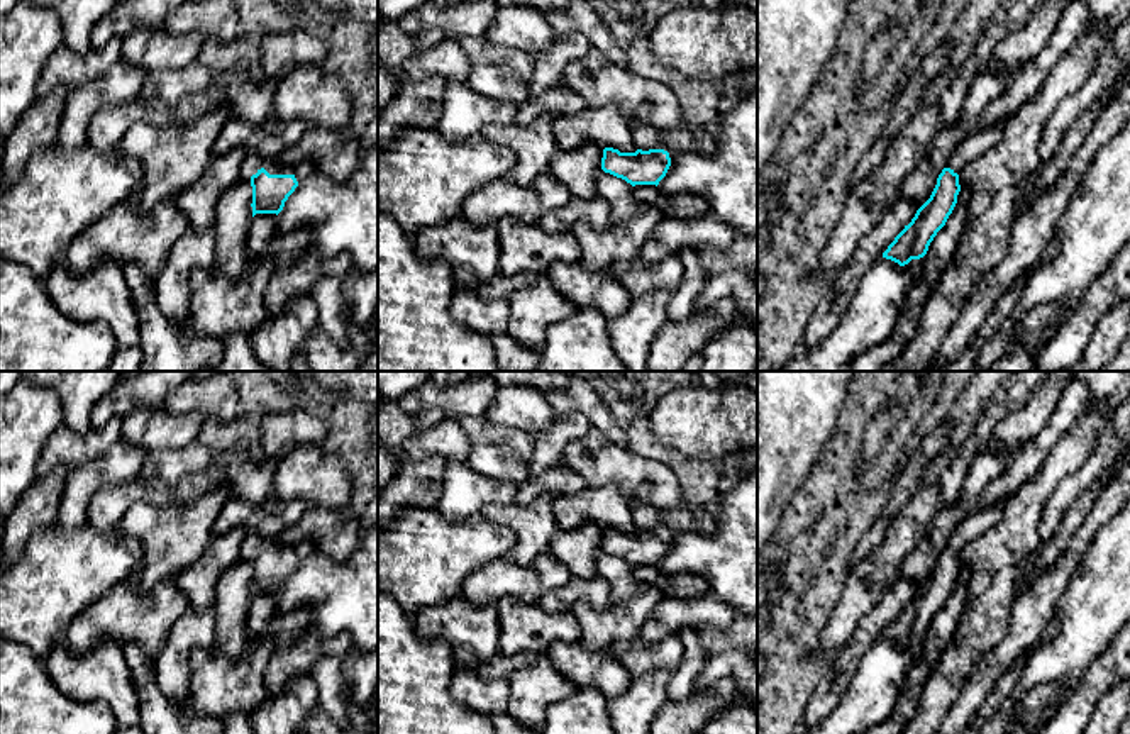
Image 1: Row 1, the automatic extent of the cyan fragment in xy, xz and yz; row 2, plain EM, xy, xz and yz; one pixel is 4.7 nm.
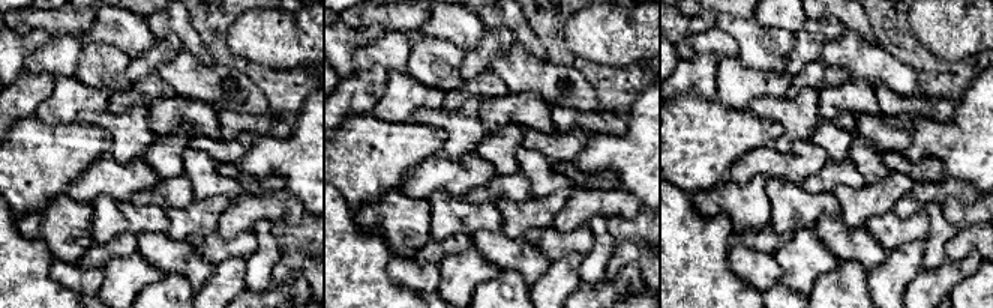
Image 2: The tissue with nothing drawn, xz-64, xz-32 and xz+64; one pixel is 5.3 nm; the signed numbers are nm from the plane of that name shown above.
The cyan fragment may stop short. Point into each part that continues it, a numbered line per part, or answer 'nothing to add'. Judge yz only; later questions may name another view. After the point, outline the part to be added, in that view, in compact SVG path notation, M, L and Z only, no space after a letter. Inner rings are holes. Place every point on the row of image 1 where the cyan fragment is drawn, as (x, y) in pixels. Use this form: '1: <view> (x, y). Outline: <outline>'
1: yz (978, 143). Outline: M1001 127L978 129L969 134L952 153L945 168L950 168L954 173L961 171L974 161L978 156L984 154L1001 139Z

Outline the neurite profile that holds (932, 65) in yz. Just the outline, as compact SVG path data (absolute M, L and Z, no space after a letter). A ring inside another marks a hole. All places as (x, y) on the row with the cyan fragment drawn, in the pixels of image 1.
M947 44L937 46L922 59L920 68L906 81L895 103L888 108L888 120L878 139L856 164L850 176L850 190L884 159L889 142L906 125L913 112L920 107L925 88L949 66L950 49Z

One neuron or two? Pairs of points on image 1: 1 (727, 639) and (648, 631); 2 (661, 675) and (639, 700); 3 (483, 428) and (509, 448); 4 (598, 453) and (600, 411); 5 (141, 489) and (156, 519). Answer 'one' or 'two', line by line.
1: two
2: one
3: one
4: two
5: two

